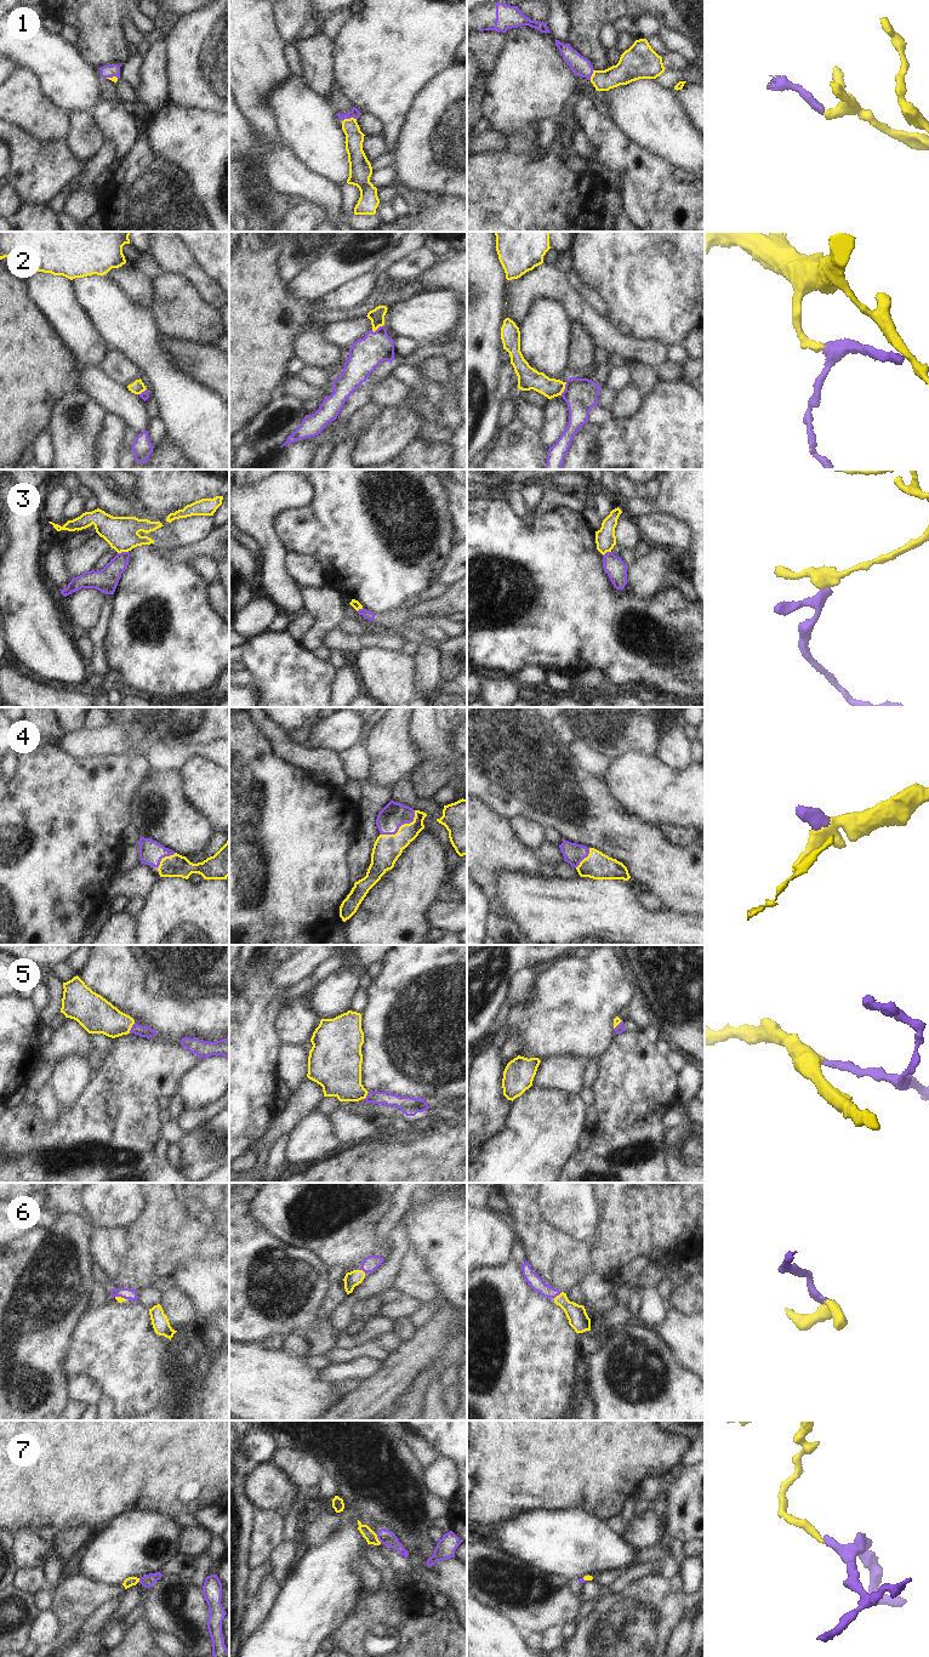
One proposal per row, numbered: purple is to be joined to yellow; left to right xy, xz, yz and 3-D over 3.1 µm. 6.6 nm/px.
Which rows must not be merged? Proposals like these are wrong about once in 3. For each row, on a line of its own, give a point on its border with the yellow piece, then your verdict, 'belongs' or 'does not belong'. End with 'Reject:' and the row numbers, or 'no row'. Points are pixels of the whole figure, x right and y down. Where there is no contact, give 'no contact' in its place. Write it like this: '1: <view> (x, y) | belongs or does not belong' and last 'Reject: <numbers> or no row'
1: xz (351, 118) | belongs
2: yz (564, 388) | belongs
3: xy (123, 551) | does not belong
4: xz (400, 826) | belongs
5: xy (131, 1026) | belongs
6: yz (557, 1296) | belongs
7: xz (377, 1538) | belongs
Reject: 3

